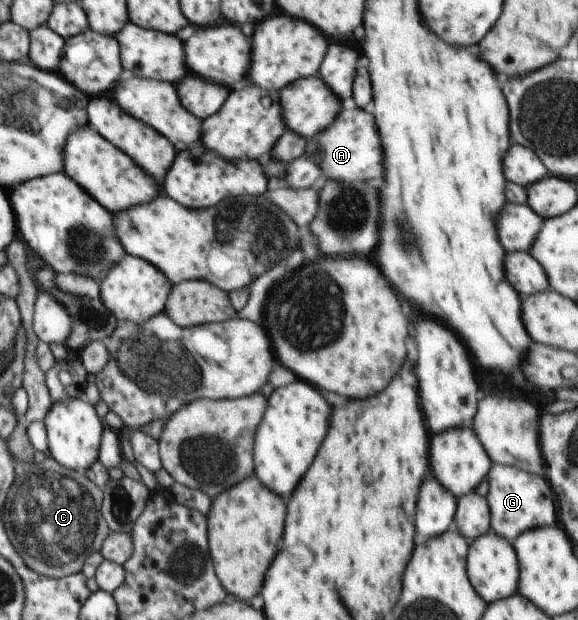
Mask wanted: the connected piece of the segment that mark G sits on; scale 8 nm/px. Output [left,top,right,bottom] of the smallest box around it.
[486,464,558,544]

